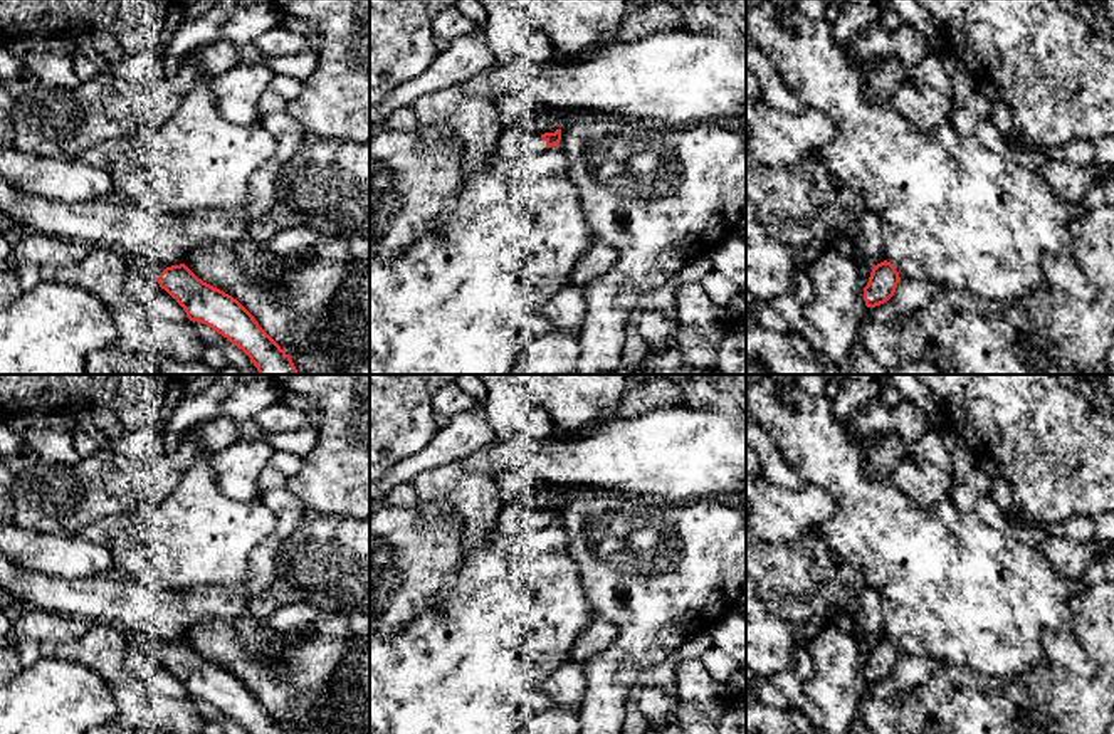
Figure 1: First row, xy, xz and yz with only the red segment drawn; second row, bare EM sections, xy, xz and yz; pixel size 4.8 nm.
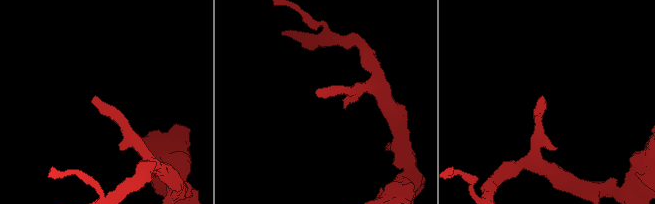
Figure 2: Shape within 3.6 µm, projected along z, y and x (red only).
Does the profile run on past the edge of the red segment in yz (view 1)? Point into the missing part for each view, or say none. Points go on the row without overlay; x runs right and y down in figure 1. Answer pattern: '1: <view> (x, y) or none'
1: none

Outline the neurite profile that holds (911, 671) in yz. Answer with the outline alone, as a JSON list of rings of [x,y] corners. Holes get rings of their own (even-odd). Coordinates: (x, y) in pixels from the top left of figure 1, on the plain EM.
[[[902,655],[887,679],[867,684],[865,694],[889,699],[907,690],[916,690],[919,685],[929,682],[943,665],[931,657]]]

